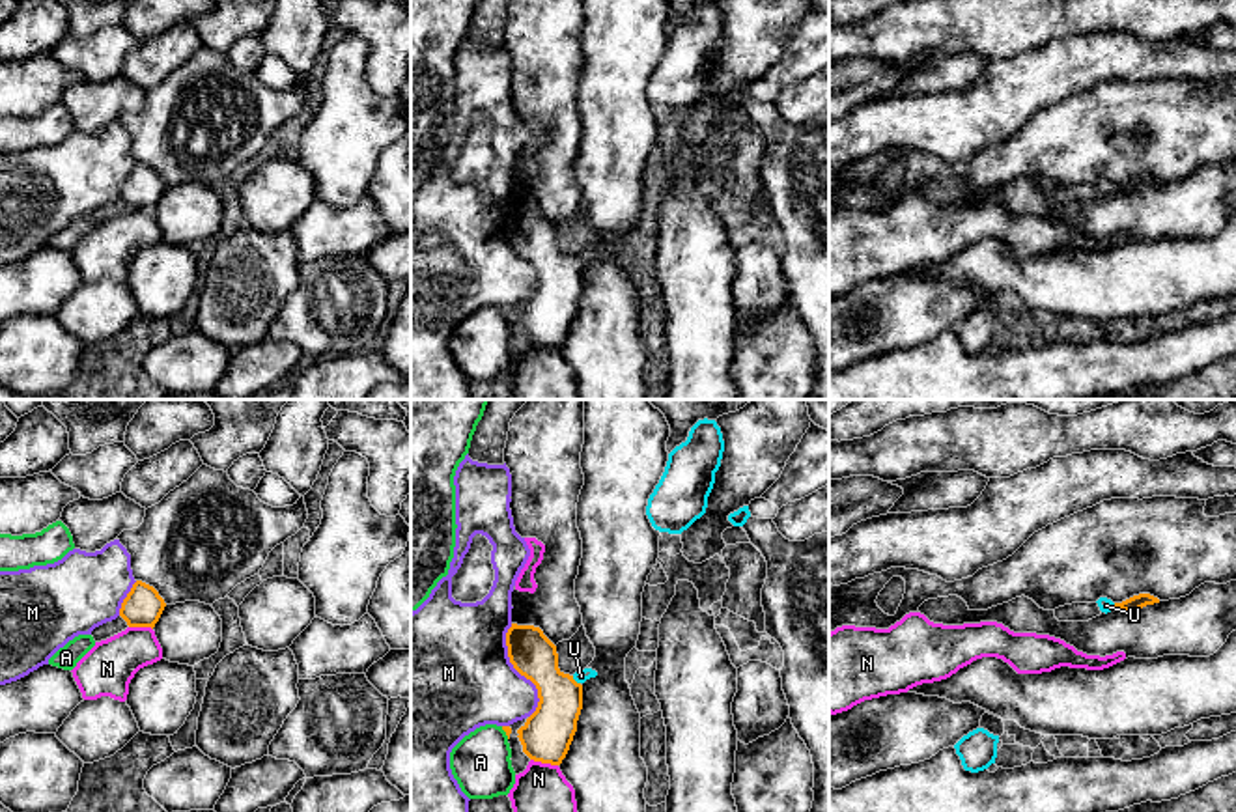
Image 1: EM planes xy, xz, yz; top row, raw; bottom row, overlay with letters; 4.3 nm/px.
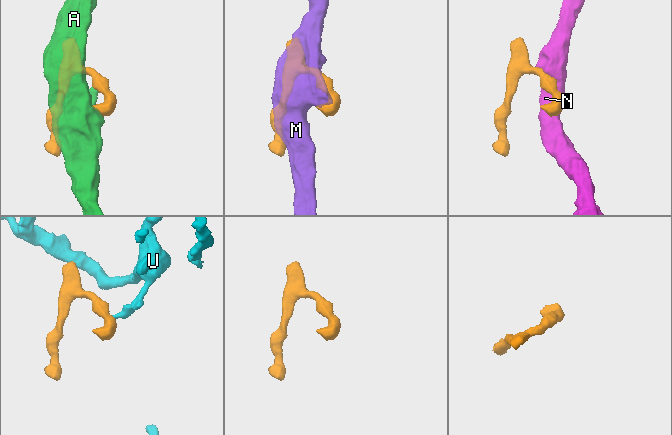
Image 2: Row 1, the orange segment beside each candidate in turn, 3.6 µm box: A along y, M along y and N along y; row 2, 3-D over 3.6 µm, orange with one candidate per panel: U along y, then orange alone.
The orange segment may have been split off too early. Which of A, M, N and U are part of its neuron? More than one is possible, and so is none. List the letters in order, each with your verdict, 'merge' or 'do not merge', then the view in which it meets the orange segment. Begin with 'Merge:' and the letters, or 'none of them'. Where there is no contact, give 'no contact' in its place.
Merge: U
A: do not merge | xz
M: do not merge | xz
N: do not merge | xz
U: merge | xz

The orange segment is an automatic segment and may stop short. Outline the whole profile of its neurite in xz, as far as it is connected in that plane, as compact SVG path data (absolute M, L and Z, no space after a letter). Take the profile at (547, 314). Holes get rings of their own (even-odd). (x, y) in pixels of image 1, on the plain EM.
M512 205L506 228L510 245L536 267L540 280L536 293L517 312L523 334L534 343L560 347L577 314L583 265L597 254L584 250L564 256L556 228L534 207Z

